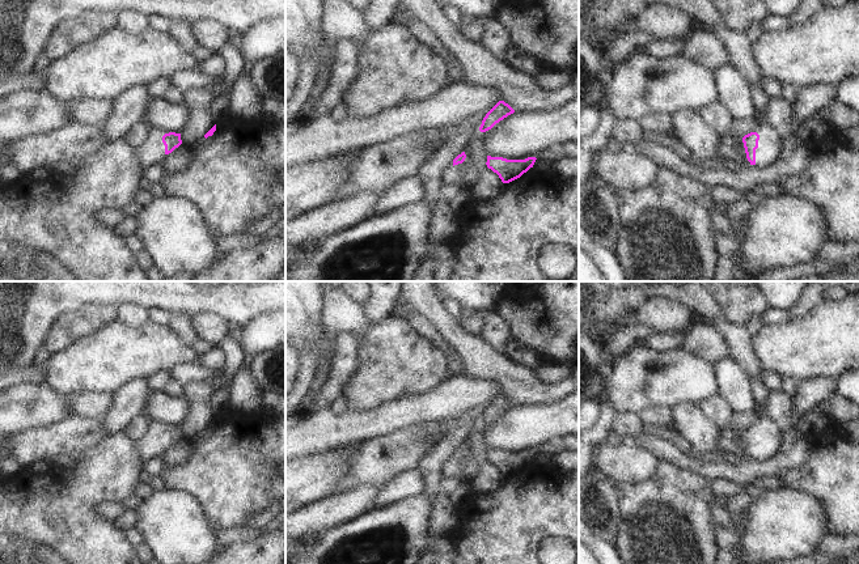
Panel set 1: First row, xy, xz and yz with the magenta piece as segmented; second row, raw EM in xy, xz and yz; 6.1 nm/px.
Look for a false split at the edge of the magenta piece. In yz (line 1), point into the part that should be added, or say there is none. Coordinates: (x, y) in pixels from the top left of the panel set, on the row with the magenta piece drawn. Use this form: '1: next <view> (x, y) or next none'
1: next yz (769, 148)

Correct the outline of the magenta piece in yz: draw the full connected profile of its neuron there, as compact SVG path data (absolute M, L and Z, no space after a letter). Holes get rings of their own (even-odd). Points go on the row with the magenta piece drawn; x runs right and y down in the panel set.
M750 132L742 137L746 158L750 165L756 165L758 161L761 165L770 165L779 158L782 153L782 136L773 133L763 133L759 136L757 132Z

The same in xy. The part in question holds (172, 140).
M169 132L164 136L155 133L147 141L136 148L136 157L143 167L148 167L161 161L182 144L181 133Z

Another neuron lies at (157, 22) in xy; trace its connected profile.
M149 14L147 16L147 25L149 29L157 30L157 31L168 31L170 26L170 21L165 18L164 16L158 14Z

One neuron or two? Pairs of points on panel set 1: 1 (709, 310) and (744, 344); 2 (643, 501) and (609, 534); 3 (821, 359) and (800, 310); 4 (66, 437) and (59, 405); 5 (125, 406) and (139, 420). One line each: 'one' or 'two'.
1: one
2: two
3: two
4: two
5: two

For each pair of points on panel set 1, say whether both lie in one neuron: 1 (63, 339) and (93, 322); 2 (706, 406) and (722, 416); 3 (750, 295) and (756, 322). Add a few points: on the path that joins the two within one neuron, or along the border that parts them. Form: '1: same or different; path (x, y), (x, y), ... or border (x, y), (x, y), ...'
1: same; path (71, 331), (79, 323), (85, 322)
2: same; path (710, 407), (718, 412)
3: different; border (760, 316), (754, 316), (747, 326)

